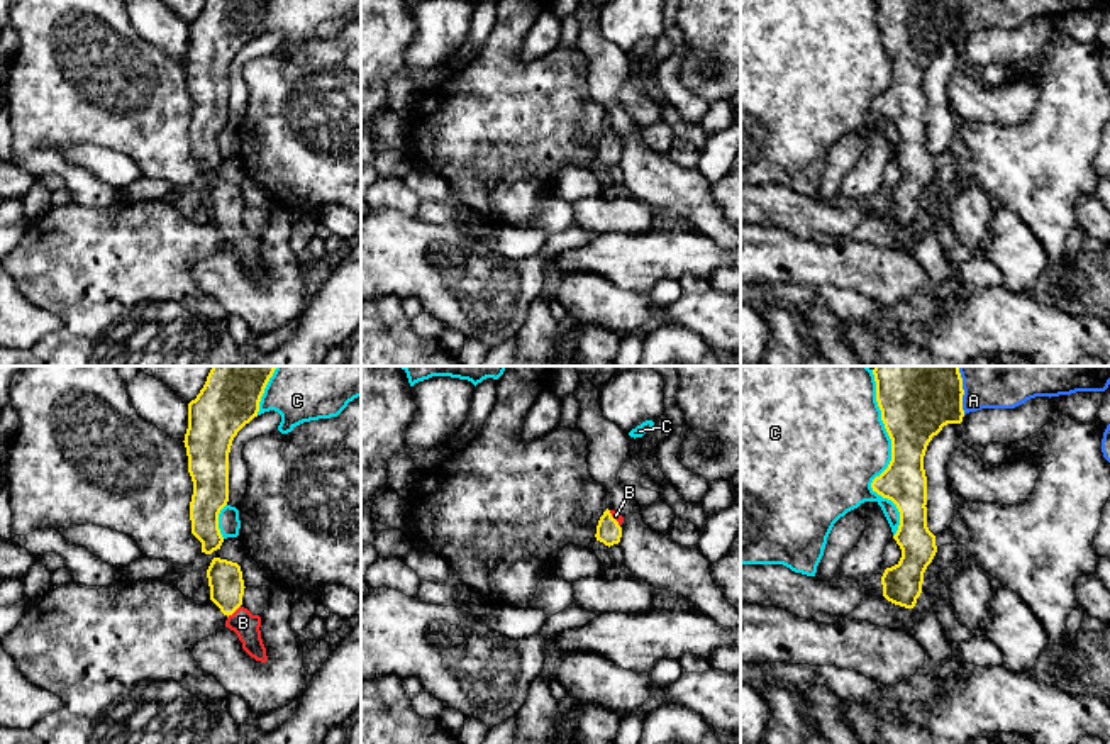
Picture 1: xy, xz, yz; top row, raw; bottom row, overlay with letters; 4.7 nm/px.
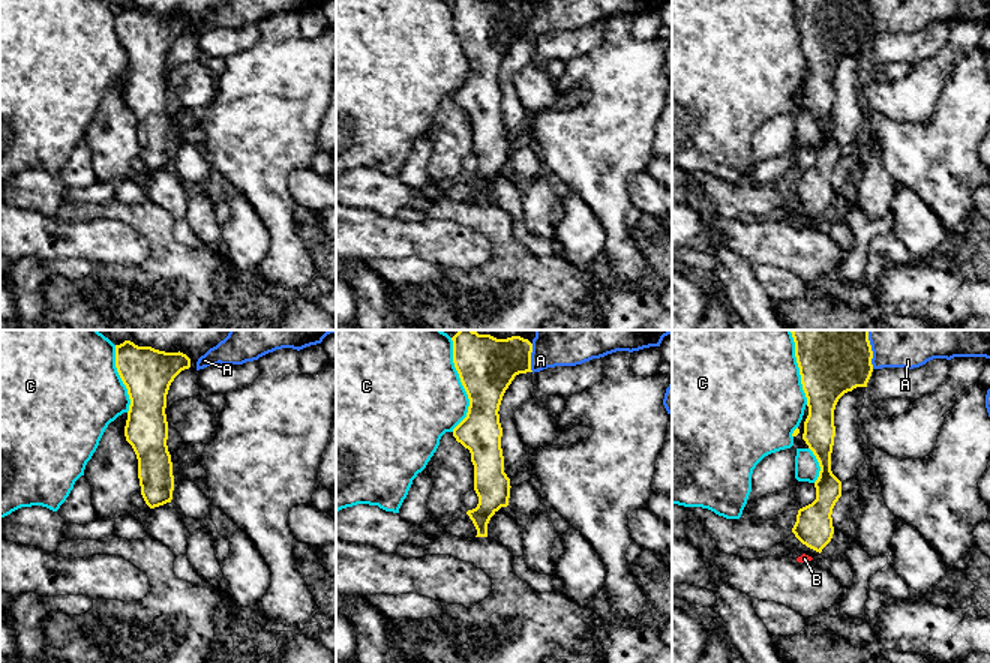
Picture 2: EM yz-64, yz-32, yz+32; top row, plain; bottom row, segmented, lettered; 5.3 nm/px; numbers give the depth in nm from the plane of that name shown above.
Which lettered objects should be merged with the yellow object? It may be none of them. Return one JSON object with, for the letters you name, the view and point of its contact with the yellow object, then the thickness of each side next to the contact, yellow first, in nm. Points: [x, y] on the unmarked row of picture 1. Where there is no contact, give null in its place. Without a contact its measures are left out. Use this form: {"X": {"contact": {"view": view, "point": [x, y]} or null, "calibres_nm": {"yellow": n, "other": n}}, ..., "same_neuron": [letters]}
{"B": {"contact": {"view": "xy", "point": [233, 233]}, "calibres_nm": {"yellow": 160, "other": 120}}, "same_neuron": ["B"]}

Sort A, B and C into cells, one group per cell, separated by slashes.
A / B / C

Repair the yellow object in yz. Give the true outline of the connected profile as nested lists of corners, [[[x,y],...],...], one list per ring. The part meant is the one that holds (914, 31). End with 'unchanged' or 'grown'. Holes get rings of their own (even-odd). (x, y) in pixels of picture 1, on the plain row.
[[[963,0],[874,2],[881,41],[891,59],[891,81],[888,88],[873,100],[871,108],[896,125],[900,146],[893,159],[902,169],[900,181],[886,188],[881,197],[883,217],[895,225],[913,229],[922,214],[924,193],[937,173],[935,156],[927,147],[927,97],[924,76],[929,63],[944,46],[963,42]]]; unchanged

